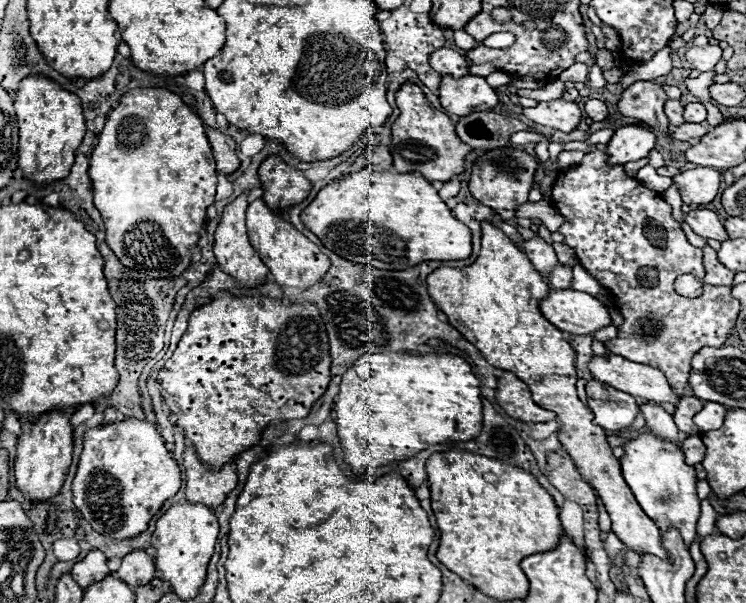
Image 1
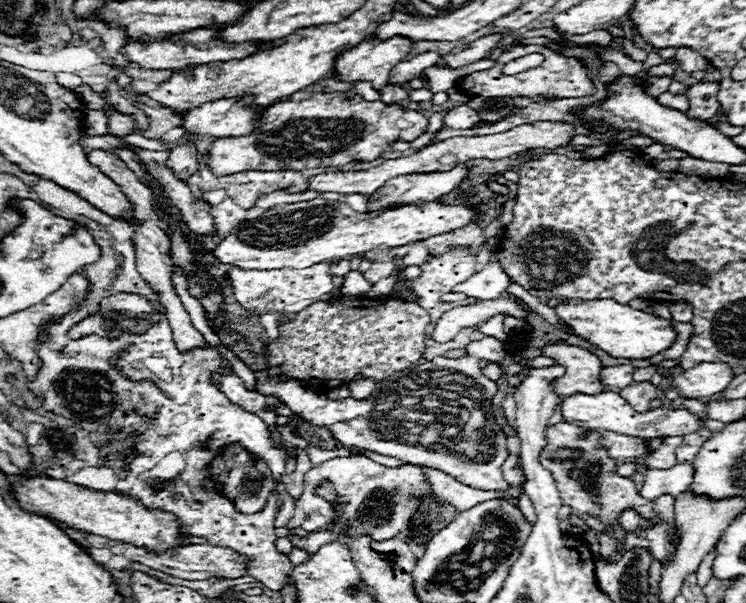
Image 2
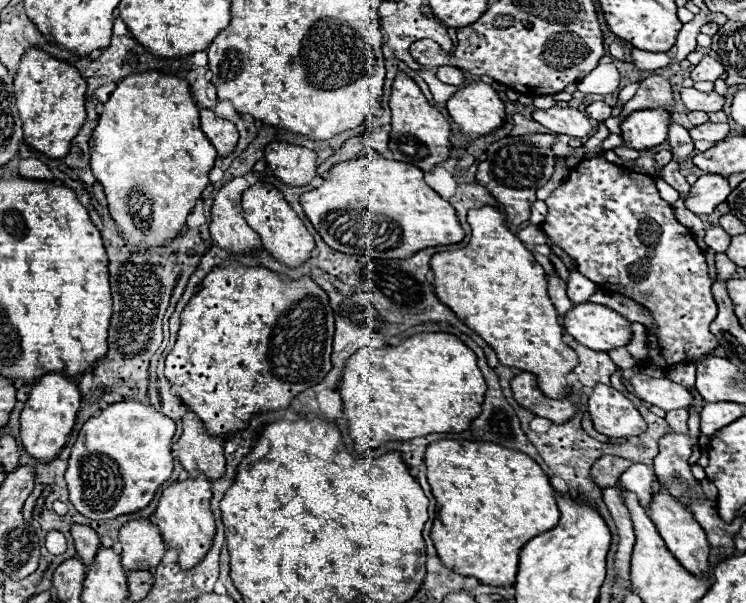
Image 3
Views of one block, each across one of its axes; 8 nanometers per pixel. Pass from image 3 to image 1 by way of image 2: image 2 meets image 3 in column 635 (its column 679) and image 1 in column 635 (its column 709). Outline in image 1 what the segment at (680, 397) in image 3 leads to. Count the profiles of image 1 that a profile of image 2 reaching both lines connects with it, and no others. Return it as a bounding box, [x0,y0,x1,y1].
[588,354,678,404]

